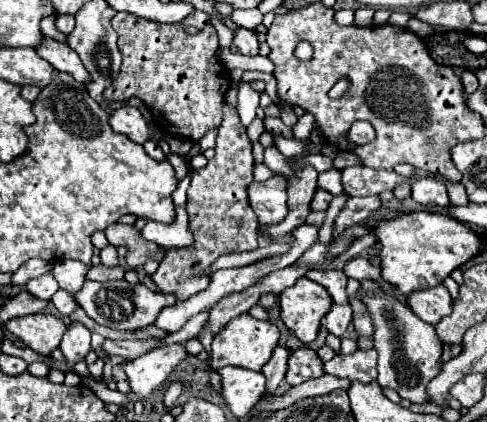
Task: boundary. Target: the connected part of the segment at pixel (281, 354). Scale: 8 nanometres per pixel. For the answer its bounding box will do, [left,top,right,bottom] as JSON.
[262,346,288,396]

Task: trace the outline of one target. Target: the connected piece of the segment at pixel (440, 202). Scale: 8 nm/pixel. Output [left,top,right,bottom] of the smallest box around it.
[412,180,450,208]

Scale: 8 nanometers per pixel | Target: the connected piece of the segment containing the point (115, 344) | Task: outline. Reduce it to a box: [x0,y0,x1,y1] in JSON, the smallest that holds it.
[104,338,164,360]

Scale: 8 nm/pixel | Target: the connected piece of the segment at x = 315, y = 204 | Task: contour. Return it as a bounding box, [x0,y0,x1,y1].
[312,188,332,212]

